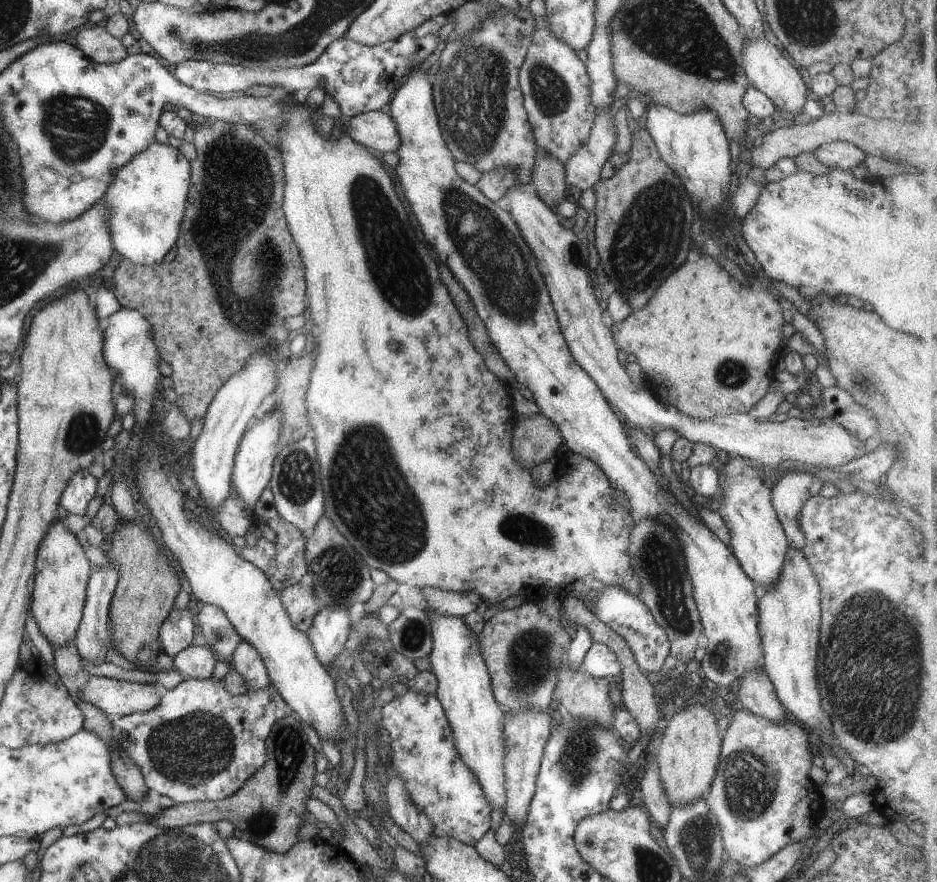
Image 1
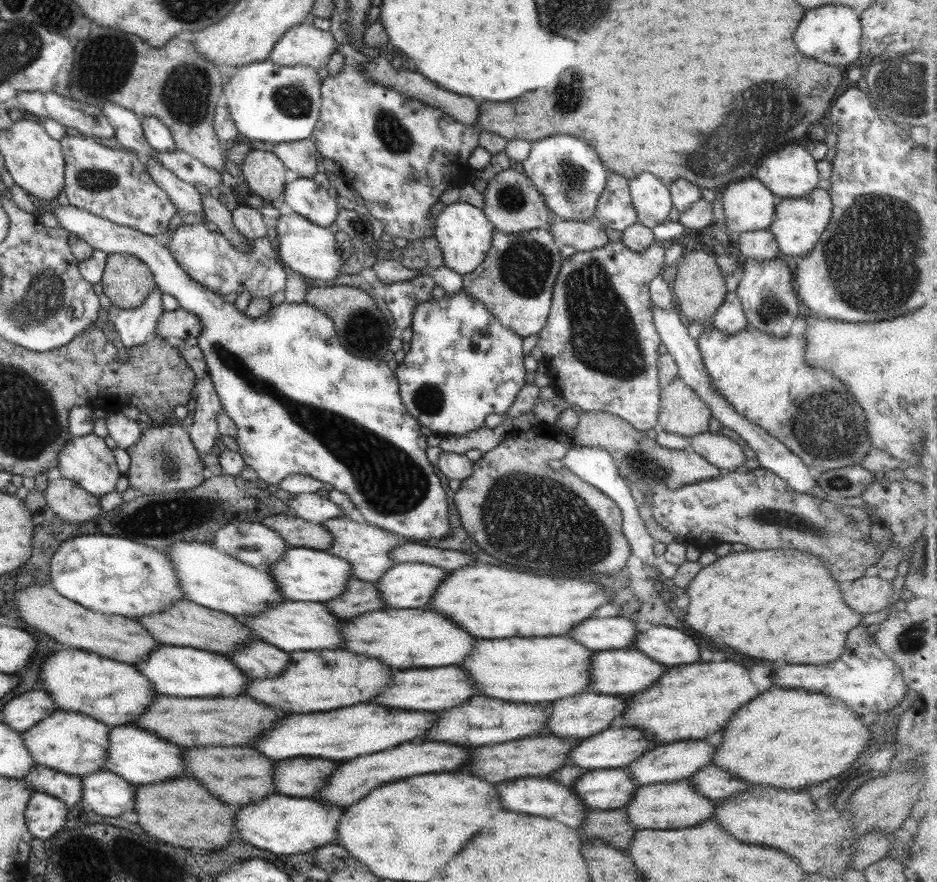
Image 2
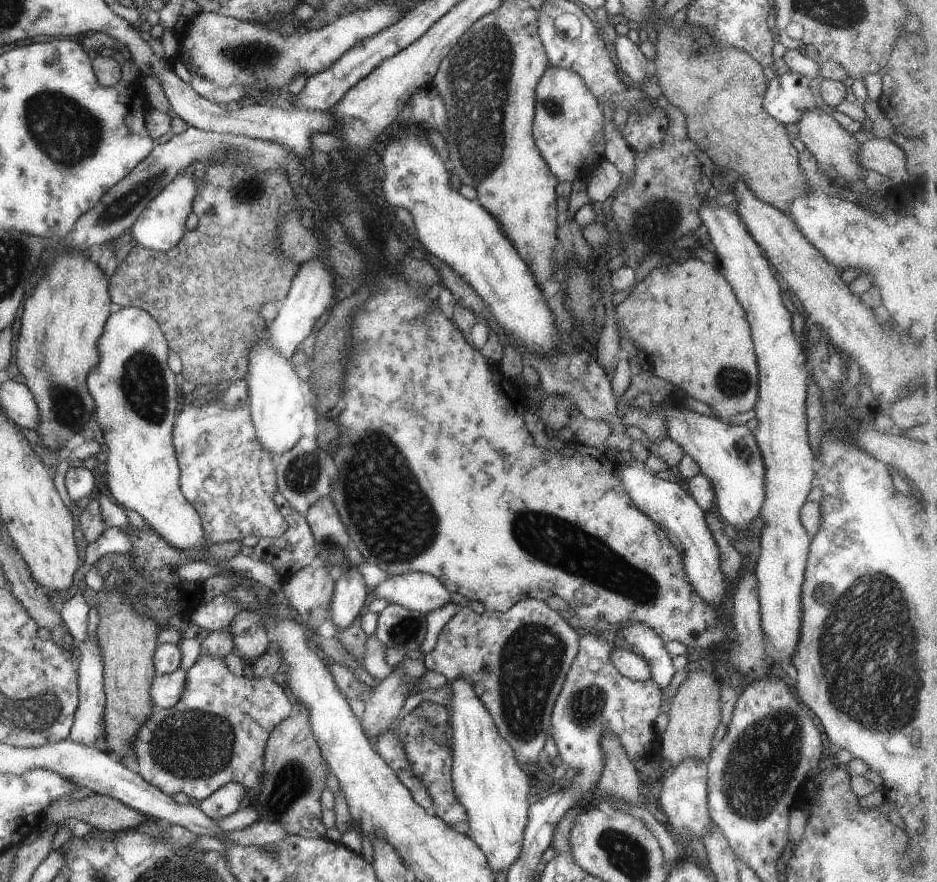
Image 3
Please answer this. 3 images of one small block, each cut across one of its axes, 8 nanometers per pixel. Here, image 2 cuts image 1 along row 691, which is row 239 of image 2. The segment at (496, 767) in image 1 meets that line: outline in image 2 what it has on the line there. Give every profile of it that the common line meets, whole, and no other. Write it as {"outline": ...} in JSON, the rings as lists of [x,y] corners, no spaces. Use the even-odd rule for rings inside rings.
{"outline":[[[449,201],[442,213],[436,217],[435,237],[442,249],[444,266],[458,274],[465,275],[477,269],[488,254],[495,226],[488,220],[483,209],[465,201]]]}

